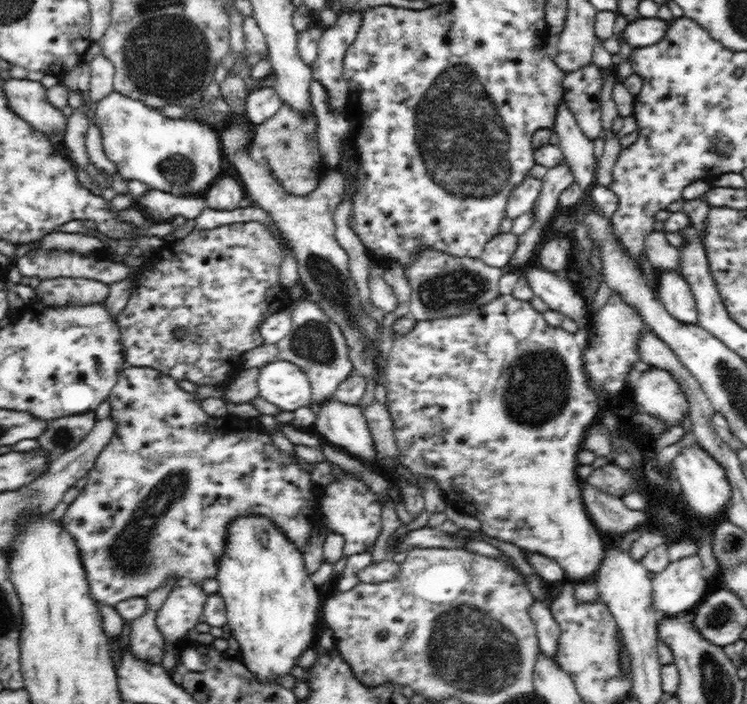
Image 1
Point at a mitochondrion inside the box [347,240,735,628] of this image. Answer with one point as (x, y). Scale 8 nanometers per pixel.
(540, 387)

